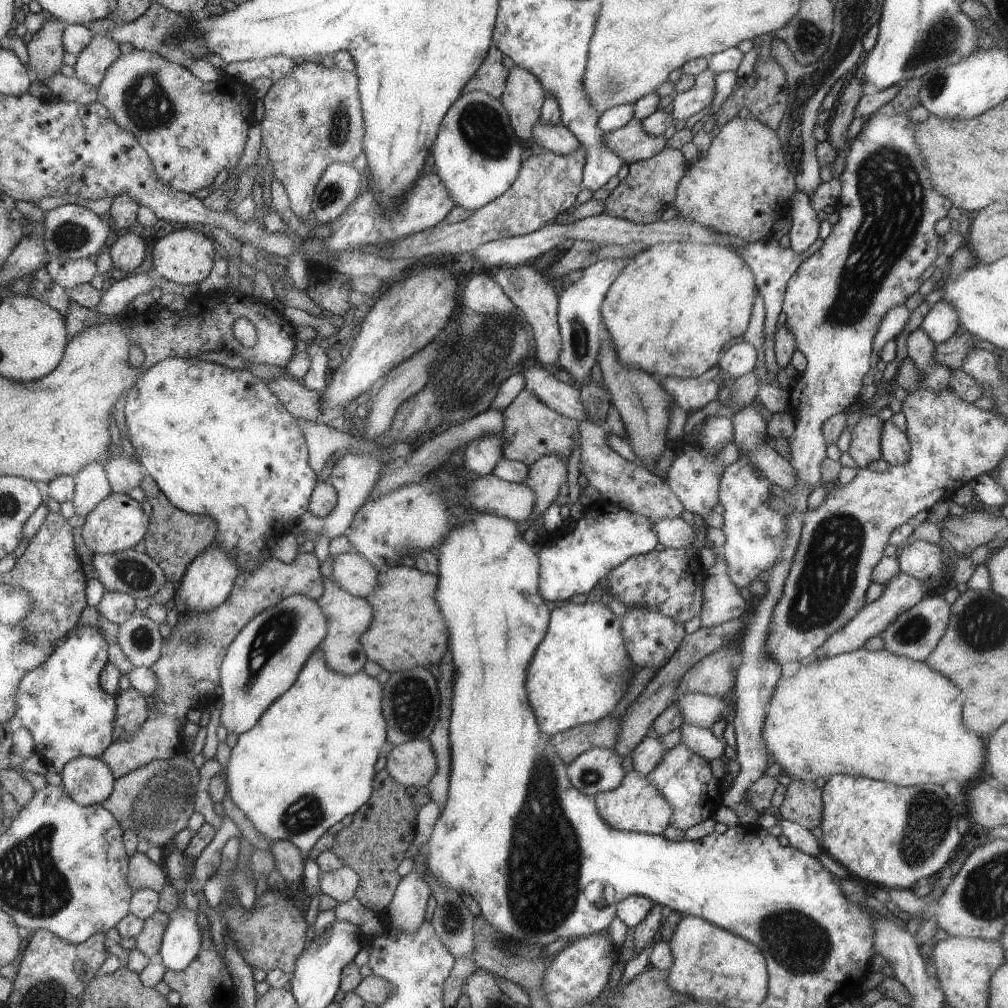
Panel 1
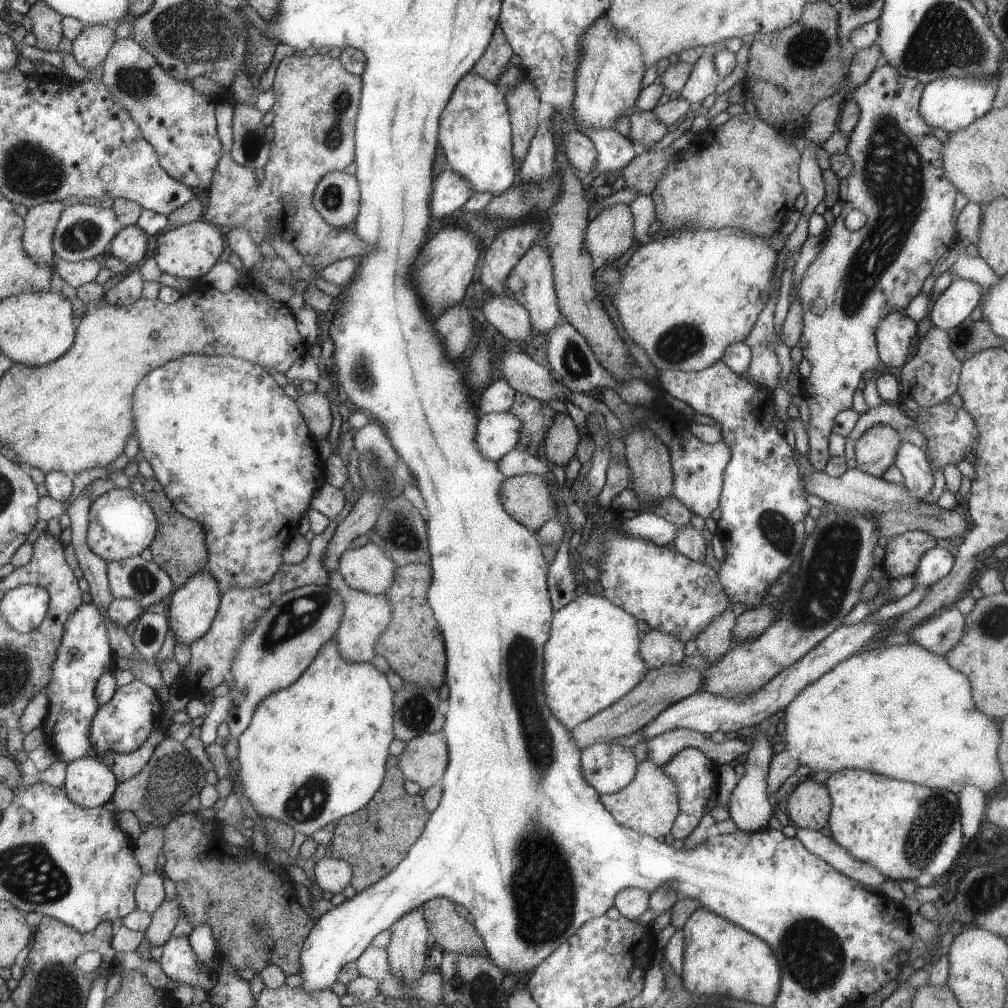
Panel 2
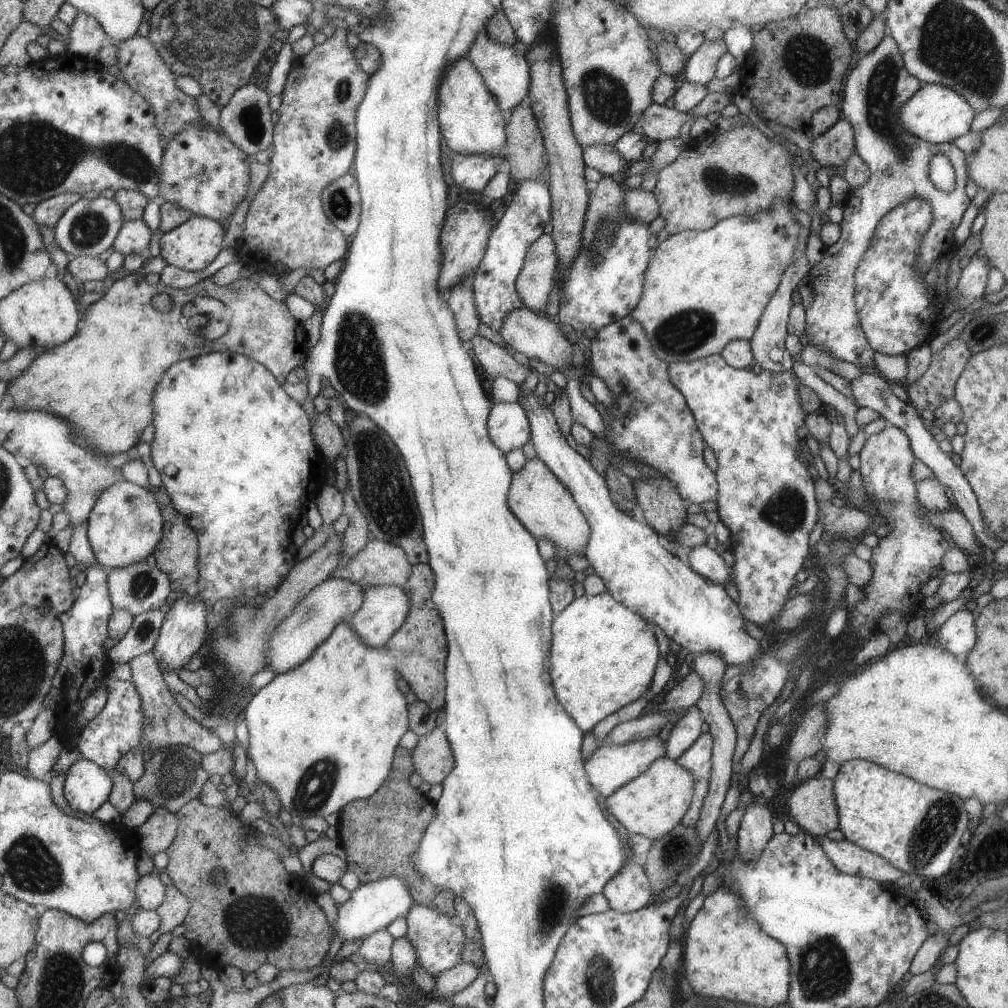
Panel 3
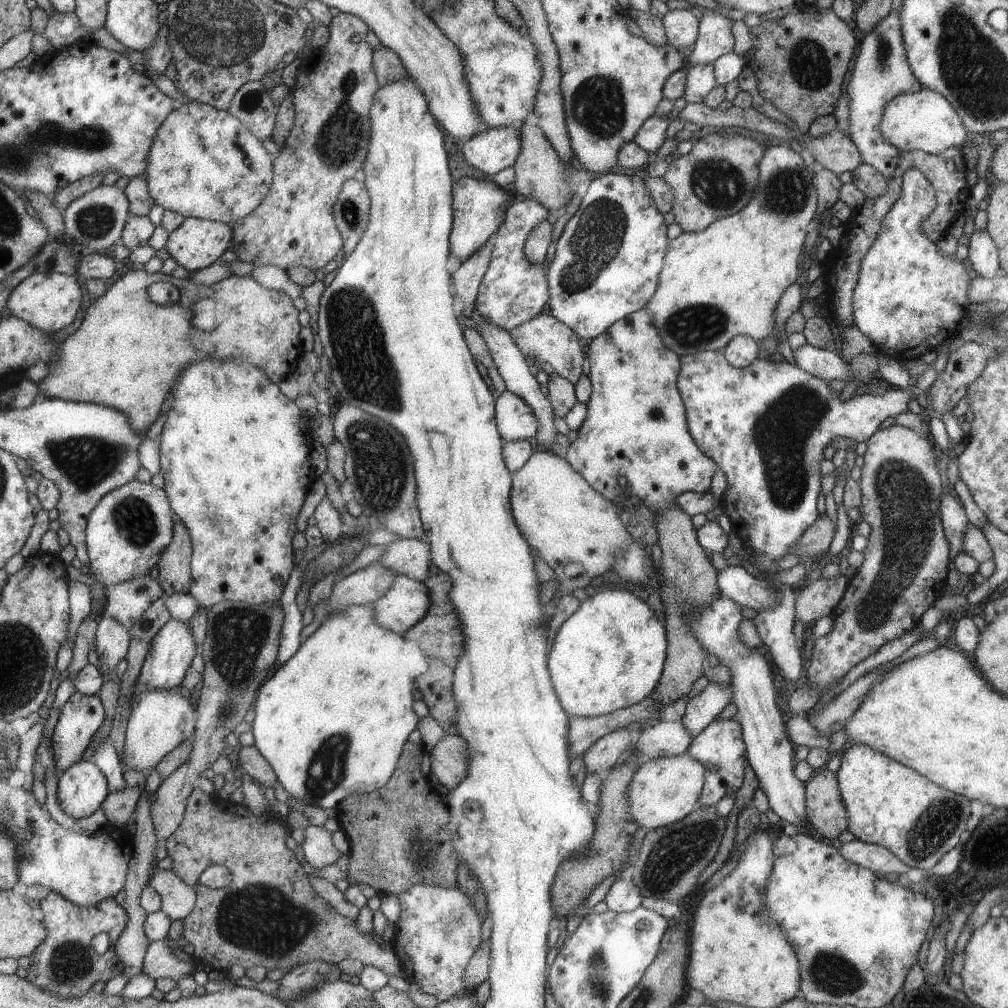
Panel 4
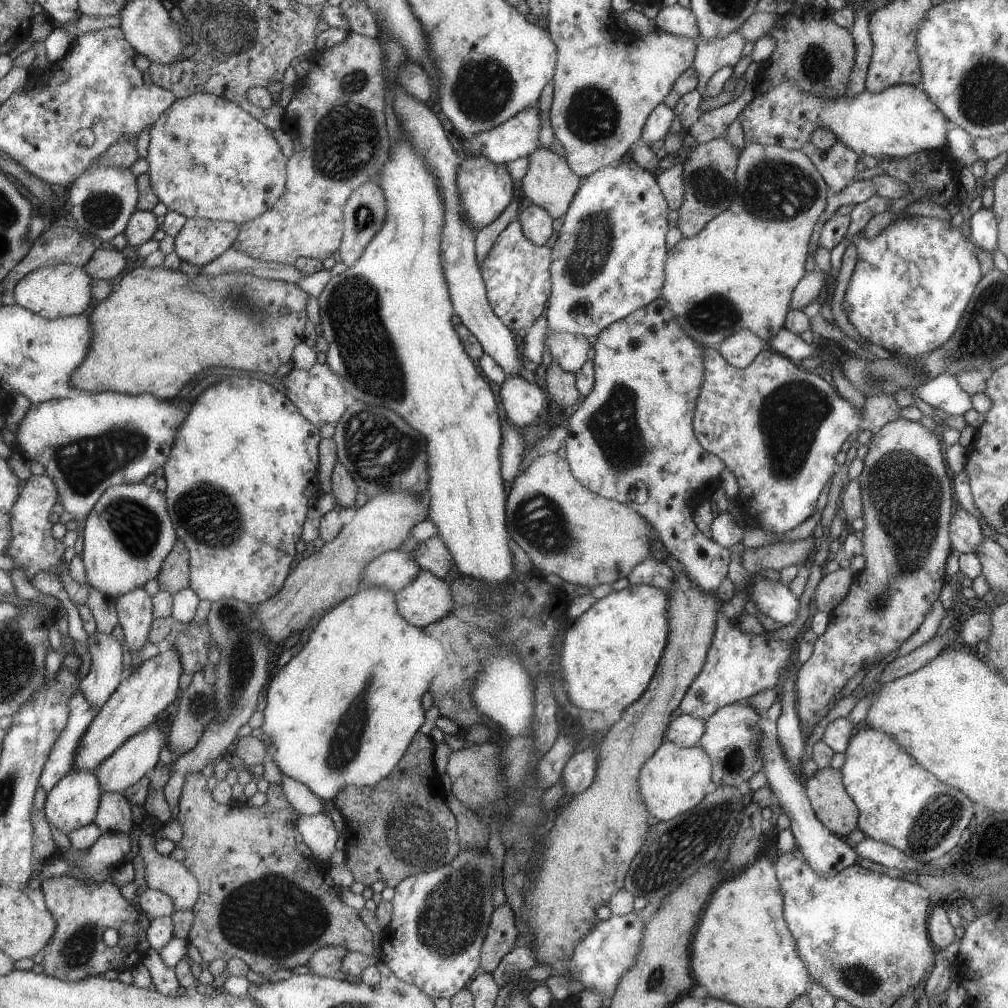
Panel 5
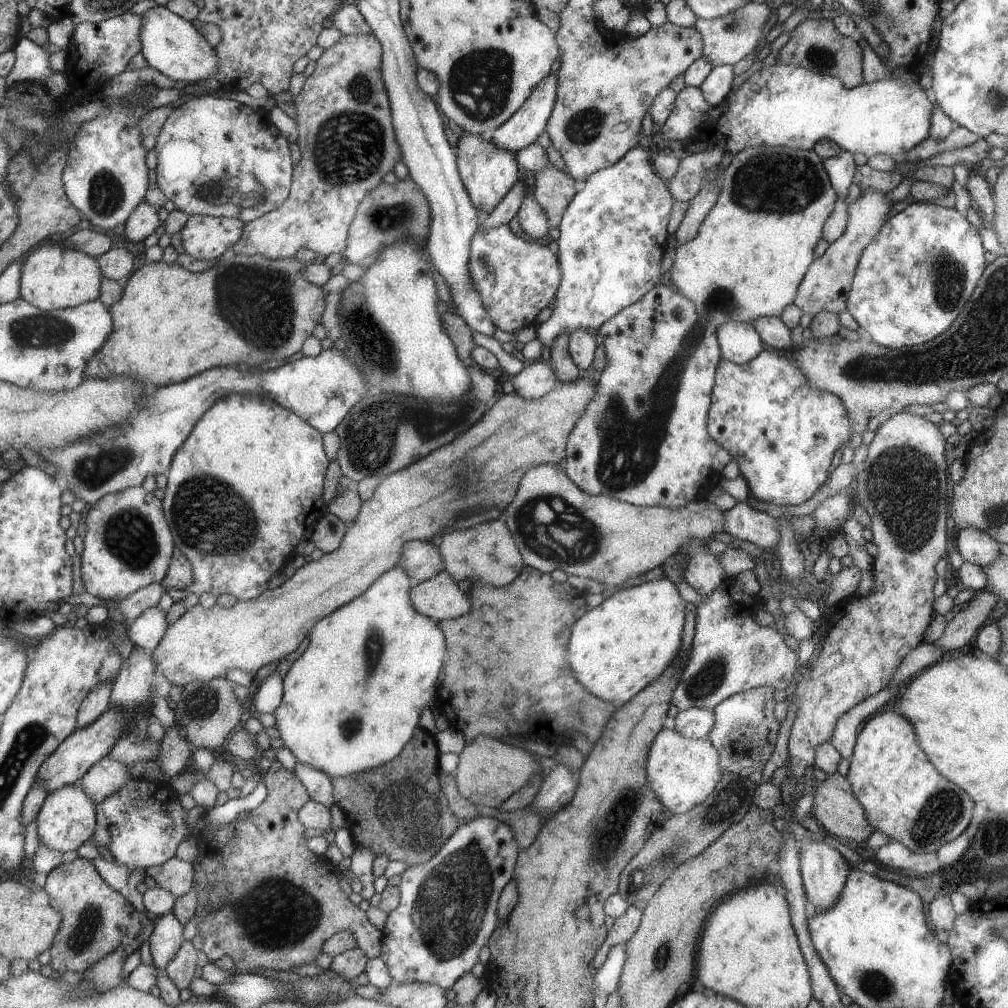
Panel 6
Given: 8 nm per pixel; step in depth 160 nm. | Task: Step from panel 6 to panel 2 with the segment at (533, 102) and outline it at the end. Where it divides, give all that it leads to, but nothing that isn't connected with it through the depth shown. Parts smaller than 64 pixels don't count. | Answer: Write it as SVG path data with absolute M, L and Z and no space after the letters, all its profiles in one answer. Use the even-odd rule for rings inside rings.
M447 169L434 180L434 192L430 196L431 216L435 221L449 216L471 196L470 184L459 173Z

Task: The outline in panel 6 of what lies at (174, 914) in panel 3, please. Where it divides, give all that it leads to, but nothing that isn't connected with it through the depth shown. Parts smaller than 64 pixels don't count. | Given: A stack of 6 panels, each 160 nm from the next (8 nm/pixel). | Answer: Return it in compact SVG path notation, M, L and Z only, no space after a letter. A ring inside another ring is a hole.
M173 857L165 864L155 865L145 870L157 885L171 891L177 898L187 894L196 881L196 870L192 861L183 861Z

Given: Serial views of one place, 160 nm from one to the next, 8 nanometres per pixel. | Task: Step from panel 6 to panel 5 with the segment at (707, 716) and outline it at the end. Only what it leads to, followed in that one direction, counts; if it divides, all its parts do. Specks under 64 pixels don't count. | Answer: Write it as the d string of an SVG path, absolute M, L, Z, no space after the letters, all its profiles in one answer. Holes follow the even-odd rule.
M681 713L669 722L665 741L679 745L681 748L695 745L705 734L705 720Z

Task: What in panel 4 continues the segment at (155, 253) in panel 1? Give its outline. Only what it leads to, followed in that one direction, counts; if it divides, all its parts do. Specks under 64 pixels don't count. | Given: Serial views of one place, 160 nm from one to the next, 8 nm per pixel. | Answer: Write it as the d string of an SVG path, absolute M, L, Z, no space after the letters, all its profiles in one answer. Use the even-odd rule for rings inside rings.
M186 217L185 222L175 232L168 235L165 249L180 265L194 273L219 262L219 256L228 250L229 240L232 240L231 228L227 226L227 223L199 217Z

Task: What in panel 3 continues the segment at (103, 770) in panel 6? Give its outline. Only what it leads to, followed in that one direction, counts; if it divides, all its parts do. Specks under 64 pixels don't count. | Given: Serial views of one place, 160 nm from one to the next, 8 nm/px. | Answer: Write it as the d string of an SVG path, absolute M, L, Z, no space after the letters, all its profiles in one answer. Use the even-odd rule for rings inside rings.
M148 652L133 659L130 663L131 674L135 686L140 690L144 702L146 714L146 723L144 728L143 741L147 741L155 752L173 745L189 745L198 750L201 754L214 753L223 746L219 739L218 731L206 728L194 720L175 700L171 694L171 689L165 683L163 670L154 655L154 652Z

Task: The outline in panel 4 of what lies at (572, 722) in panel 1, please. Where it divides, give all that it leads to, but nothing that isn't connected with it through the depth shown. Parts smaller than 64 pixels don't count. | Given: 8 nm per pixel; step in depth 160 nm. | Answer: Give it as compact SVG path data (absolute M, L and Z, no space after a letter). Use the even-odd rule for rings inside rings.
M623 588L599 591L580 602L577 610L560 624L552 638L547 664L555 692L558 692L560 704L569 718L596 717L637 704L656 687L666 658L666 634L661 620L647 603L637 598L635 592Z

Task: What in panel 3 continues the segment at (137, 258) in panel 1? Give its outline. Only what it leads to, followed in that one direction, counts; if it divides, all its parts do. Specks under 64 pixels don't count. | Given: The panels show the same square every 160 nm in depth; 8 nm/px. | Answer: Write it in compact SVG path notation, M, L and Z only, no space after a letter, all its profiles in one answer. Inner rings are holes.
M143 219L126 221L118 239L114 242L114 250L127 255L146 253L151 242L153 231Z

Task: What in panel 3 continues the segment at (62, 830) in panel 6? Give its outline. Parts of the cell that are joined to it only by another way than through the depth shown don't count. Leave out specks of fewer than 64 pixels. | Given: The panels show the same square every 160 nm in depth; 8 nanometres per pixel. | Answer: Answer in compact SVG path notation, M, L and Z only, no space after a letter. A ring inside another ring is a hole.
M83 758L66 772L63 791L71 808L90 815L110 800L114 784L112 772Z

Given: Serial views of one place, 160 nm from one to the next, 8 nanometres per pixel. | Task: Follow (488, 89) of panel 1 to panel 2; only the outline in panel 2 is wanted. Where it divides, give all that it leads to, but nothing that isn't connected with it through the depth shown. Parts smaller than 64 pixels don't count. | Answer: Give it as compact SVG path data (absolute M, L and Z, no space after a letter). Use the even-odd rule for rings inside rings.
M495 27L487 48L483 51L478 62L474 64L473 70L494 84L502 72L506 70L512 53L513 49L503 34L502 28Z

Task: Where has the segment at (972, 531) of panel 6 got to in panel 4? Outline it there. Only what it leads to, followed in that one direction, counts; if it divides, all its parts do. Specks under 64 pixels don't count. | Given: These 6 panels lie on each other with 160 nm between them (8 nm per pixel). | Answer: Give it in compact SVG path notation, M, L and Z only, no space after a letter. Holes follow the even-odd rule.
M944 492L943 502L939 507L942 528L946 531L947 540L950 543L951 560L962 550L962 540L968 525L963 507L951 494Z

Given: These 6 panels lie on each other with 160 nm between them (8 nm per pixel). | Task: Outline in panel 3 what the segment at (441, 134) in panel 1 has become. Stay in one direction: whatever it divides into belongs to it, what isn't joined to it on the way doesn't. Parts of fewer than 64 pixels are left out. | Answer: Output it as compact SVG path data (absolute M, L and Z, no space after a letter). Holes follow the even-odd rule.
M466 56L455 59L446 68L438 84L438 107L443 142L453 152L458 155L501 156L506 144L507 122L495 96Z

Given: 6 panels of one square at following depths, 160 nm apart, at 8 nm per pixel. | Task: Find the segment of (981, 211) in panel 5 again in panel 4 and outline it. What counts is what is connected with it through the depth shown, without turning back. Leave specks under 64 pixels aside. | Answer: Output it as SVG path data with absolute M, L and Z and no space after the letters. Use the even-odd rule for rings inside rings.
M973 229L969 235L968 255L971 268L977 275L990 278L1000 267L996 242L985 229Z

